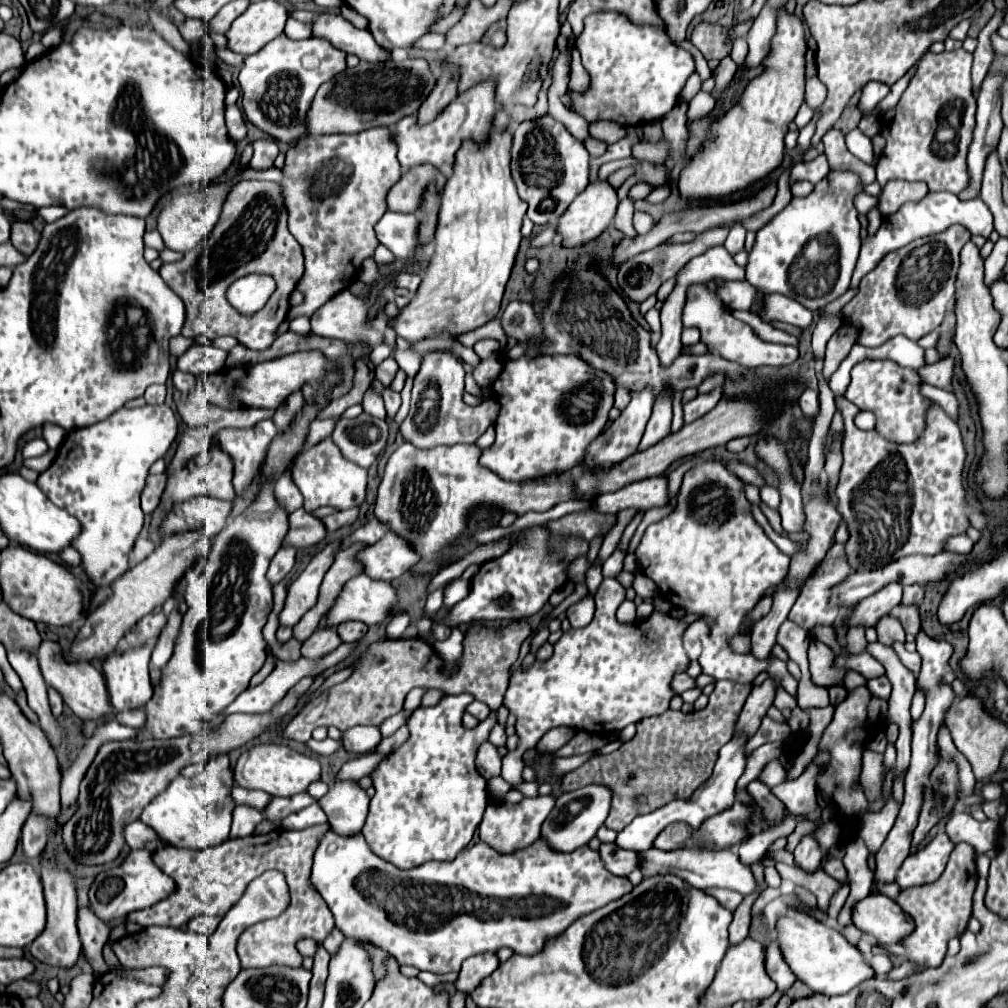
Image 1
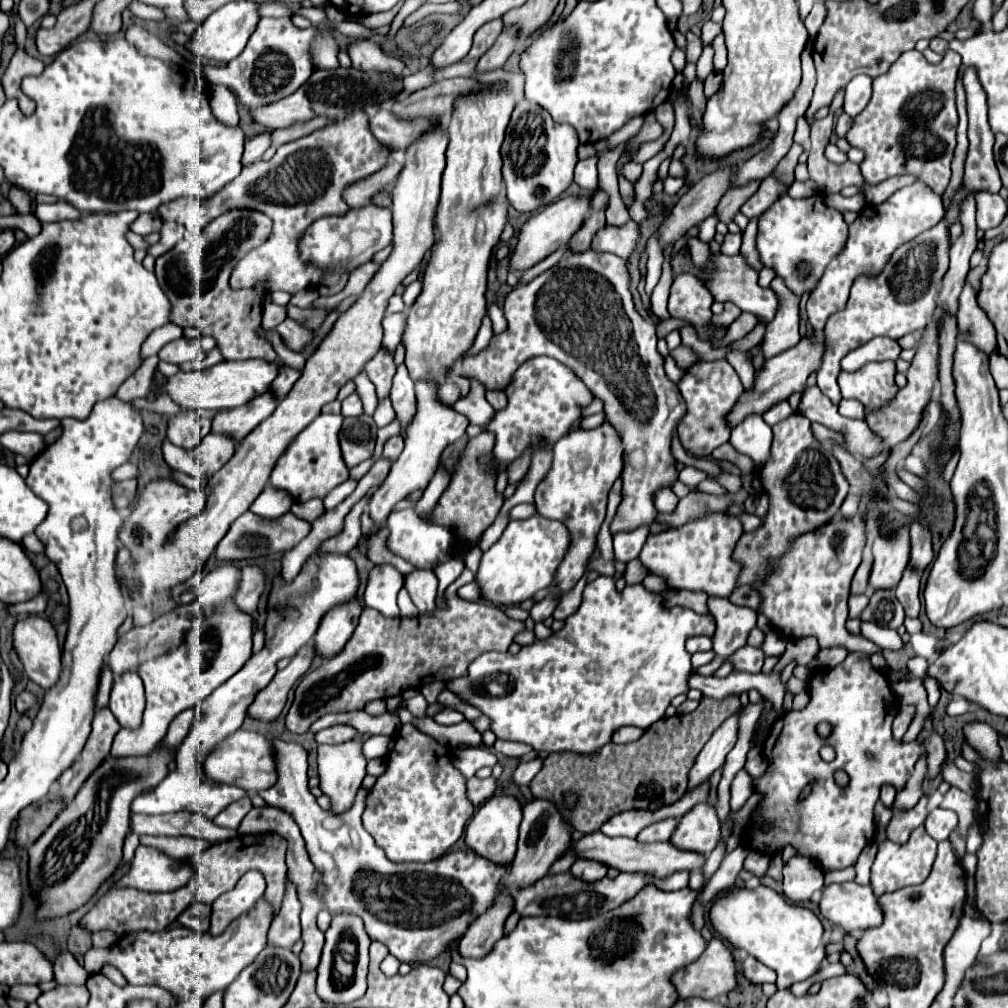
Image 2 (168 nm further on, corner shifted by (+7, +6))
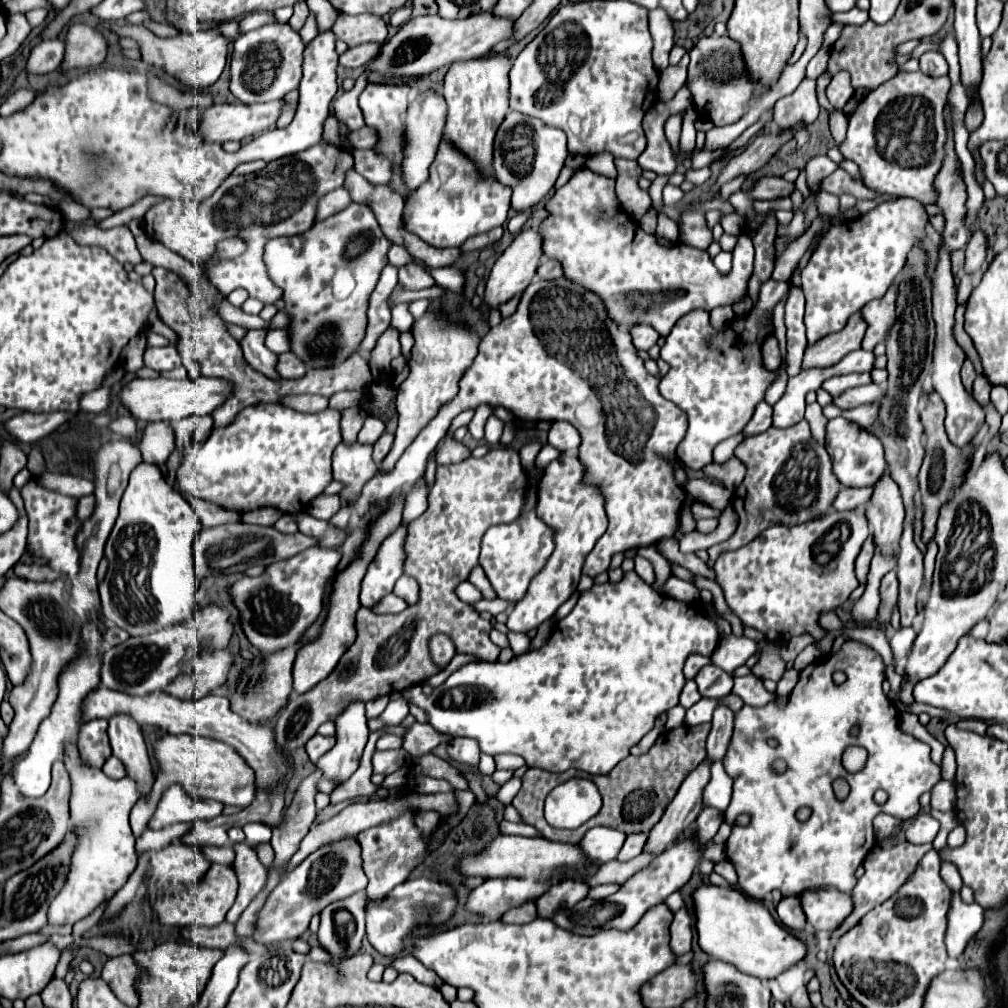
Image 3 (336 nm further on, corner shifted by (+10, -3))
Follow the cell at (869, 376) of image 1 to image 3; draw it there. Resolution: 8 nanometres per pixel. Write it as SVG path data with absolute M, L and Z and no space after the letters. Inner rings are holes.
M864 372L864 374L848 374L848 376L840 376L840 378L830 378L828 382L824 382L822 388L828 390L830 394L834 394L834 396L840 396L848 388L864 386L864 384L870 384L870 382L872 382L870 372Z

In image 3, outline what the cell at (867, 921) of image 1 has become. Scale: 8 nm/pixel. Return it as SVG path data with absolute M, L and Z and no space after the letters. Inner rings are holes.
M824 888L802 892L802 906L808 924L816 930L836 930L852 914L854 902L850 894Z

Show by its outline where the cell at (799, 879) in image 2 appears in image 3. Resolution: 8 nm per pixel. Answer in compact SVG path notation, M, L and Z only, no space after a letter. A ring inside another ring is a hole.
M784 896L776 908L780 922L786 928L792 930L802 930L806 926L806 914L800 904L800 896Z

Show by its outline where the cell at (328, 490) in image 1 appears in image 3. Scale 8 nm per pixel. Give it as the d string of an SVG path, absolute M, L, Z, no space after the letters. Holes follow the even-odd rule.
M284 404L250 406L238 414L236 422L212 430L204 446L188 446L188 450L184 450L184 462L180 464L180 470L176 470L176 478L184 492L236 512L272 506L284 514L296 514L302 512L332 482L332 452L340 440L338 410L326 408L316 414L302 414Z

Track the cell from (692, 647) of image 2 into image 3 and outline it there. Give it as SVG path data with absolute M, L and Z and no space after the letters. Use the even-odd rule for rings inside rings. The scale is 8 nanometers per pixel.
M690 654L688 660L686 660L686 664L684 664L684 676L686 676L686 678L694 678L696 672L698 672L702 666L706 666L708 662L710 662L710 658L706 658L706 656L702 656L702 654Z

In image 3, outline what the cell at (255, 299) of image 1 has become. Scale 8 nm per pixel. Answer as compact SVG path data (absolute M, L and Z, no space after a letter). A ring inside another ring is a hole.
M318 142L304 152L268 162L262 172L226 178L220 190L216 190L216 194L200 206L196 206L196 202L168 200L154 204L146 212L144 230L150 238L162 242L166 248L190 260L192 264L206 266L212 284L216 284L222 294L228 296L232 290L244 288L250 298L256 298L264 304L274 304L282 300L284 292L268 276L264 246L276 236L294 236L310 230L316 222L318 200L334 188L340 188L352 168L354 158L348 150L328 142ZM226 236L248 238L248 250L240 258L208 266L206 262L212 258L216 242Z

